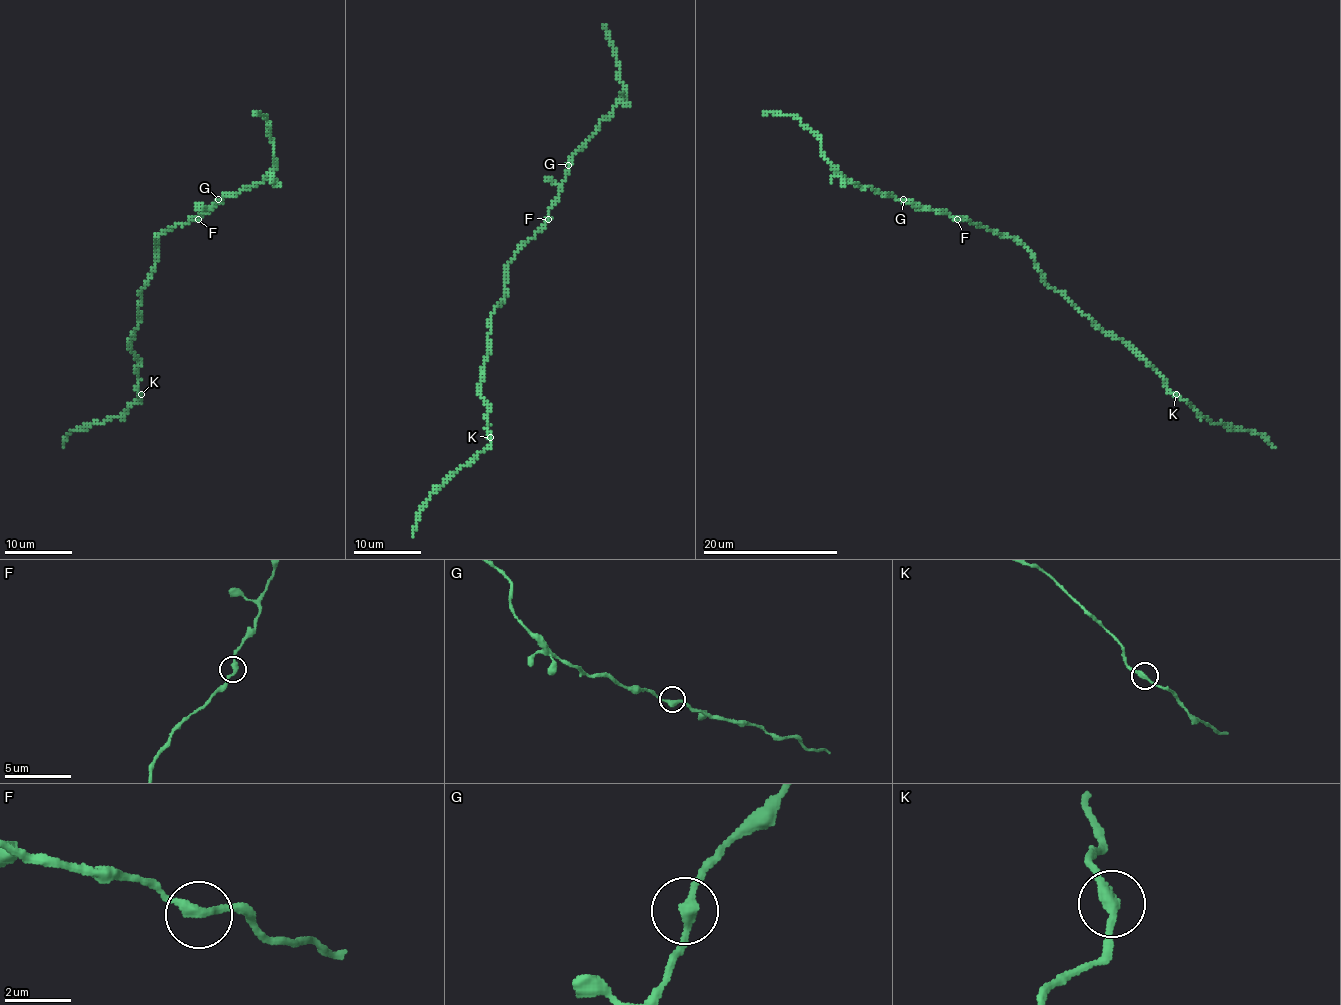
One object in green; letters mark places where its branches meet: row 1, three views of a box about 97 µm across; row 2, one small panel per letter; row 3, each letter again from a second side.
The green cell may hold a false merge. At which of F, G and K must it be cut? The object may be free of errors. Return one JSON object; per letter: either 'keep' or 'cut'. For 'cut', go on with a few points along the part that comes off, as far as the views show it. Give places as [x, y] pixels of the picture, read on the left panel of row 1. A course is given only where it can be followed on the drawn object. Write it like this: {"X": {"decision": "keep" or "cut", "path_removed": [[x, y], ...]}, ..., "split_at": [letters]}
{"F": {"decision": "keep"}, "G": {"decision": "keep"}, "K": {"decision": "keep"}, "split_at": []}

